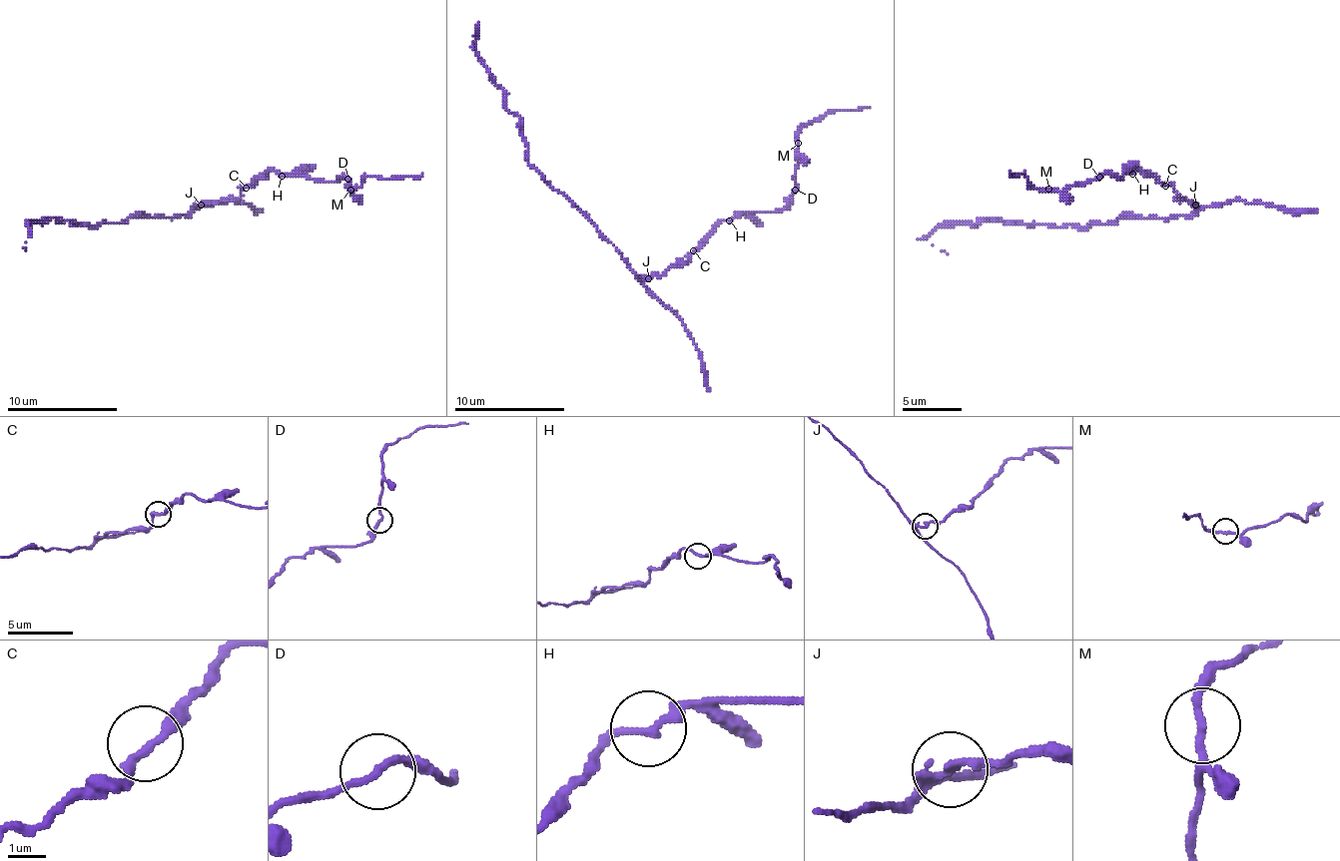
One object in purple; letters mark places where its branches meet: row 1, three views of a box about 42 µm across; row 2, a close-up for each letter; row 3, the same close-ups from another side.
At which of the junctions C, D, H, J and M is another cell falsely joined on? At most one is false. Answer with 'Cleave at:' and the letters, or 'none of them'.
Cleave at: J

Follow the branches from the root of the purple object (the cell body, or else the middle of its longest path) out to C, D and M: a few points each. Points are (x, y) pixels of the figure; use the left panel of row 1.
C: (199, 207), (219, 204), (224, 199), (238, 199), (241, 190), (246, 188)
D: (199, 207), (238, 199), (244, 188), (271, 171), (326, 182), (336, 182), (342, 176), (347, 179)
M: (199, 207), (238, 199), (244, 188), (271, 171), (326, 182), (345, 176), (350, 190)

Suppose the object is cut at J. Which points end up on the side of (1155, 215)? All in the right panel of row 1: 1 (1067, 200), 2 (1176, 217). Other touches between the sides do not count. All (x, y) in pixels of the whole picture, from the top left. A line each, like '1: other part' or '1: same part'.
1: other part
2: same part

